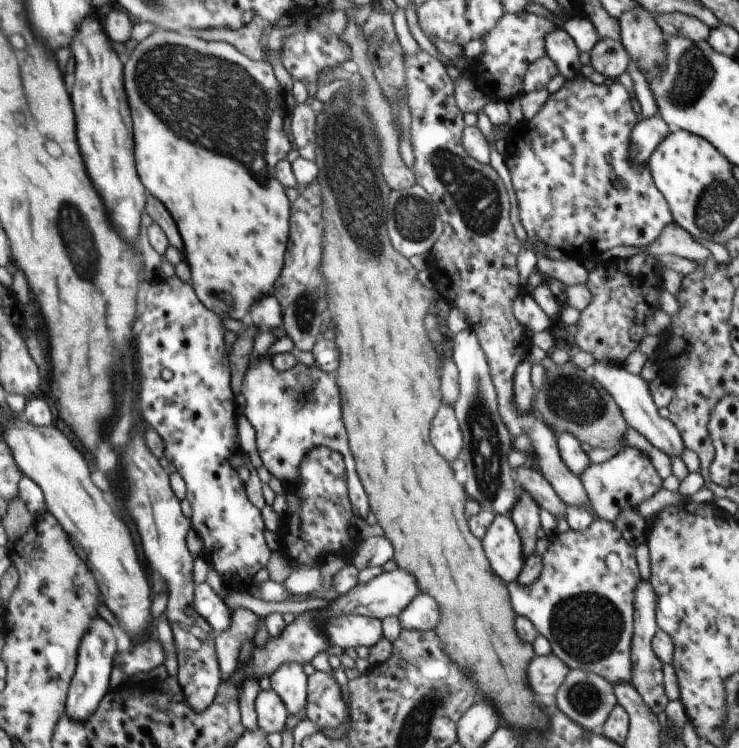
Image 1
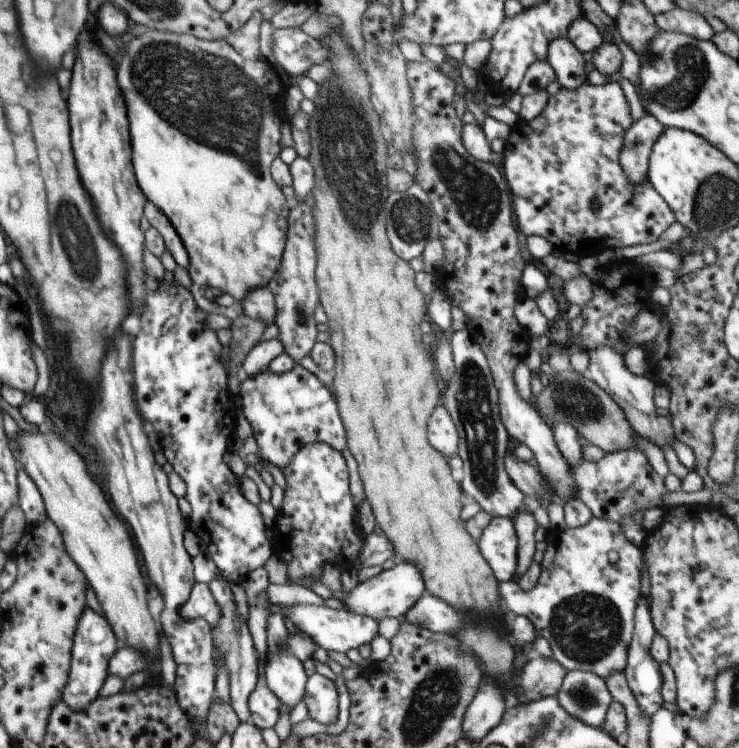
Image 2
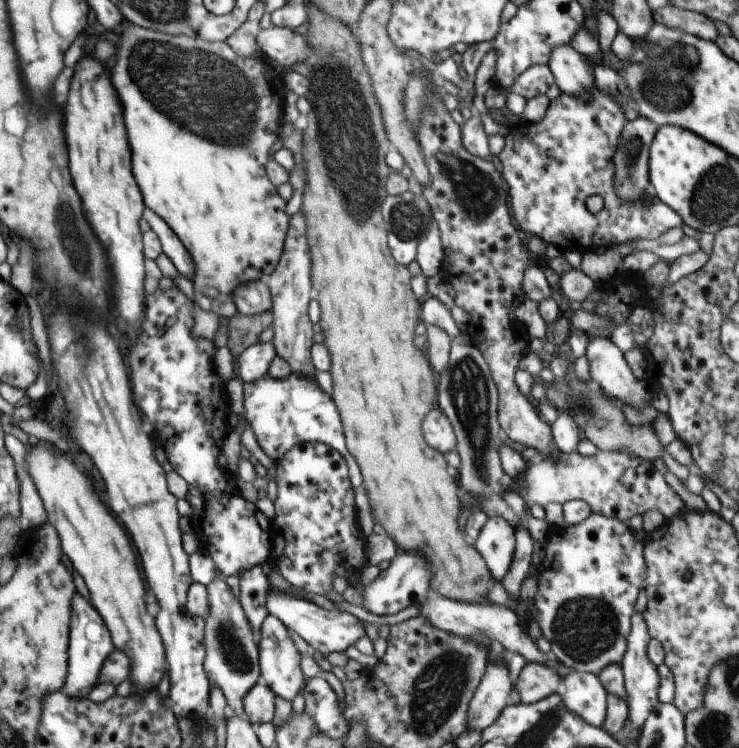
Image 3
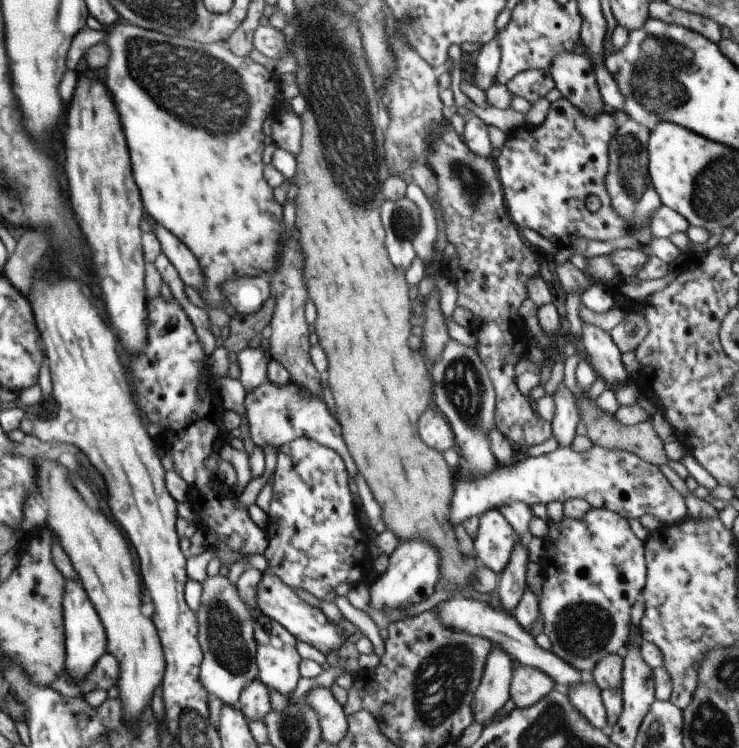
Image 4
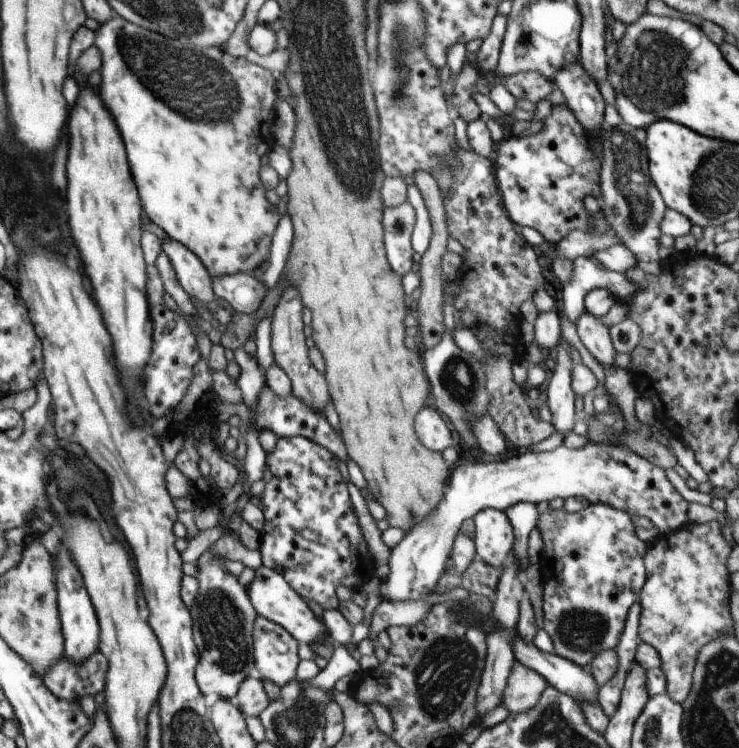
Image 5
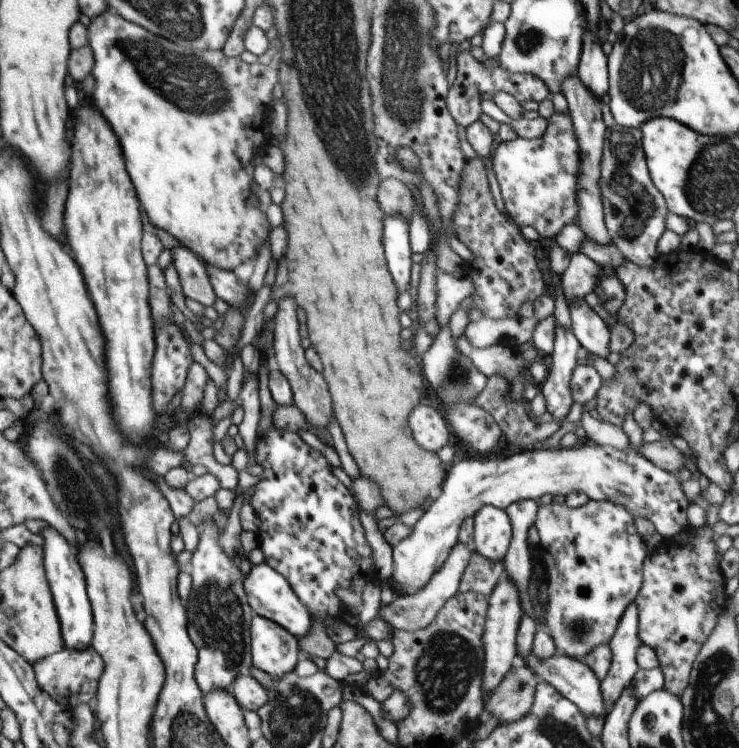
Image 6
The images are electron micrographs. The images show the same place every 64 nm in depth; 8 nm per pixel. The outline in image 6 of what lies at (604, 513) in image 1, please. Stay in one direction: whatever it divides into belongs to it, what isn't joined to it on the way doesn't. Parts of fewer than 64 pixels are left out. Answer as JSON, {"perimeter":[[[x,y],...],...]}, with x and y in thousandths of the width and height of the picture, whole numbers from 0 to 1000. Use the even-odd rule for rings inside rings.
{"perimeter":[[[811,595],[788,599],[760,596],[755,602],[725,598],[685,612],[628,612],[604,626],[598,662],[563,698],[555,718],[532,733],[529,773],[544,789],[541,795],[560,795],[601,755],[618,727],[620,709],[631,693],[640,693],[656,675],[685,682],[690,674],[708,667],[729,671],[735,660],[766,664],[771,658],[788,658],[797,668],[827,670],[840,675],[858,694],[878,694],[897,719],[908,721],[932,702],[930,679],[934,672],[922,647],[915,635],[890,627],[855,596],[846,602]]]}

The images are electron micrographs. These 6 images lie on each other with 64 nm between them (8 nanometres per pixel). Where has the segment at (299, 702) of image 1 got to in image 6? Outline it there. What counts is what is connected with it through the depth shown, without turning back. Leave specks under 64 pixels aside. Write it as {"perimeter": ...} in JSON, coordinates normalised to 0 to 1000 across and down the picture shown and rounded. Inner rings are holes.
{"perimeter":[[[345,821],[338,865],[342,890],[368,906],[398,897],[406,881],[402,853],[373,832]]]}

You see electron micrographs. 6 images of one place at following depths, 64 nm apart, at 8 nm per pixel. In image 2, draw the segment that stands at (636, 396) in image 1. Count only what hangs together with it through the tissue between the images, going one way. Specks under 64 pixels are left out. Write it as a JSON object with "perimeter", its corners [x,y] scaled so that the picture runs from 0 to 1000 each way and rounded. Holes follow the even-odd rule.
{"perimeter":[[[813,461],[812,464],[794,469],[797,477],[796,505],[800,507],[811,519],[815,519],[846,552],[853,572],[866,584],[880,588],[885,595],[911,595],[915,588],[911,571],[903,557],[892,557],[888,553],[885,539],[885,520],[888,512],[878,503],[863,504],[855,500],[847,487],[842,472],[836,472],[825,463]]]}

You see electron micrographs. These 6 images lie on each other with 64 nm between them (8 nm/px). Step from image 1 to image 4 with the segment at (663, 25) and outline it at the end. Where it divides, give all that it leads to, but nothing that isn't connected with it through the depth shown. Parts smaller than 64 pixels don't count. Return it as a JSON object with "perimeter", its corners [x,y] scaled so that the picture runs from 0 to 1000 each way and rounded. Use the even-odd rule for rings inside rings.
{"perimeter":[[[901,1],[878,3],[877,19],[881,24],[896,27],[901,32],[915,32],[936,43],[945,43],[969,60],[977,53],[977,39],[970,29],[947,19],[917,13]]]}

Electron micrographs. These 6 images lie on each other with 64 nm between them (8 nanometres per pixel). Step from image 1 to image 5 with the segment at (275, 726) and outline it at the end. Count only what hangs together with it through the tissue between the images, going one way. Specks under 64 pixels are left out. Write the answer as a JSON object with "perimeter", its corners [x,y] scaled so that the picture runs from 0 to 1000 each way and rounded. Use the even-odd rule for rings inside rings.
{"perimeter":[[[346,901],[330,908],[317,932],[317,943],[330,957],[350,957],[367,939],[361,932],[356,912]]]}

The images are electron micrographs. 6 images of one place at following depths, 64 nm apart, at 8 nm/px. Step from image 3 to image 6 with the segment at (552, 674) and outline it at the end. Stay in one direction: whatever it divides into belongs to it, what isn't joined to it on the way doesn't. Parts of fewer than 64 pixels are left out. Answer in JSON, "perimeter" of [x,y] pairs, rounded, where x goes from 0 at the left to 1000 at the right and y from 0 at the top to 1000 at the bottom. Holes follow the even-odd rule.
{"perimeter":[[[704,880],[671,920],[654,930],[654,949],[674,961],[675,971],[704,964],[721,944],[728,905]]]}

